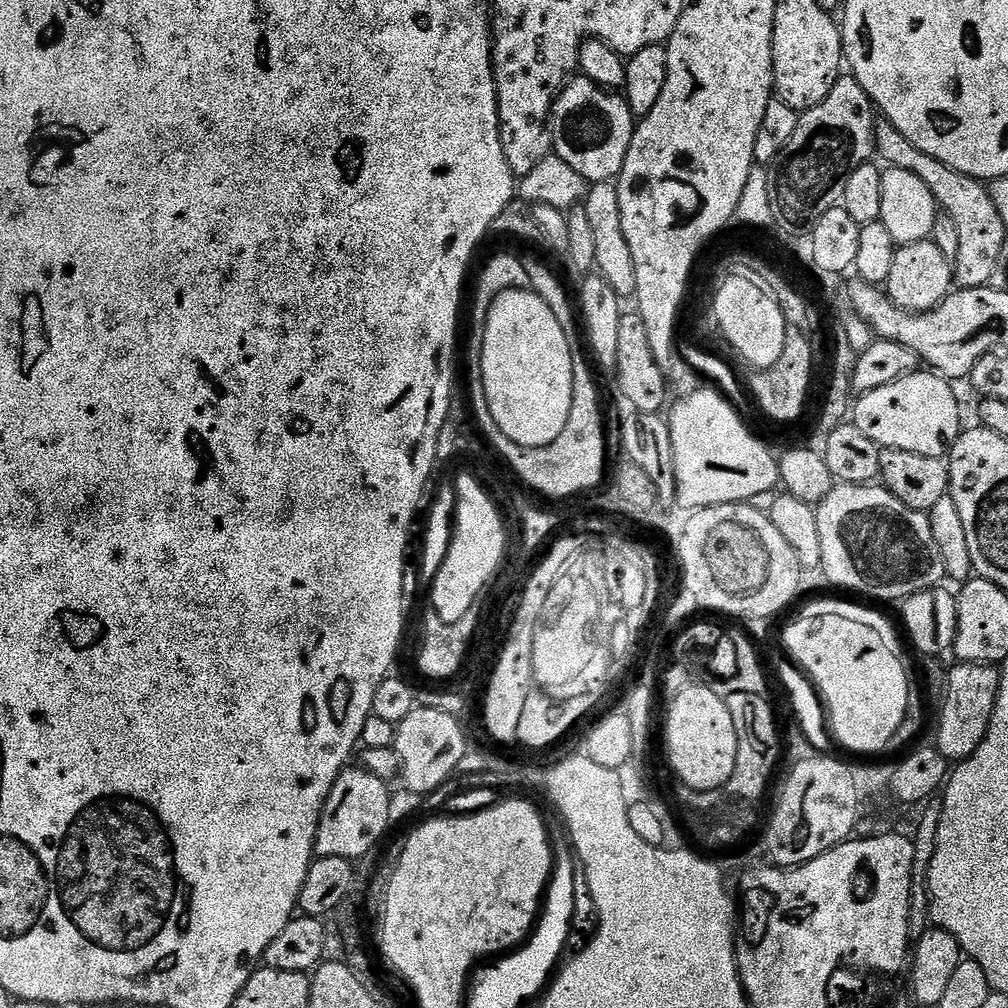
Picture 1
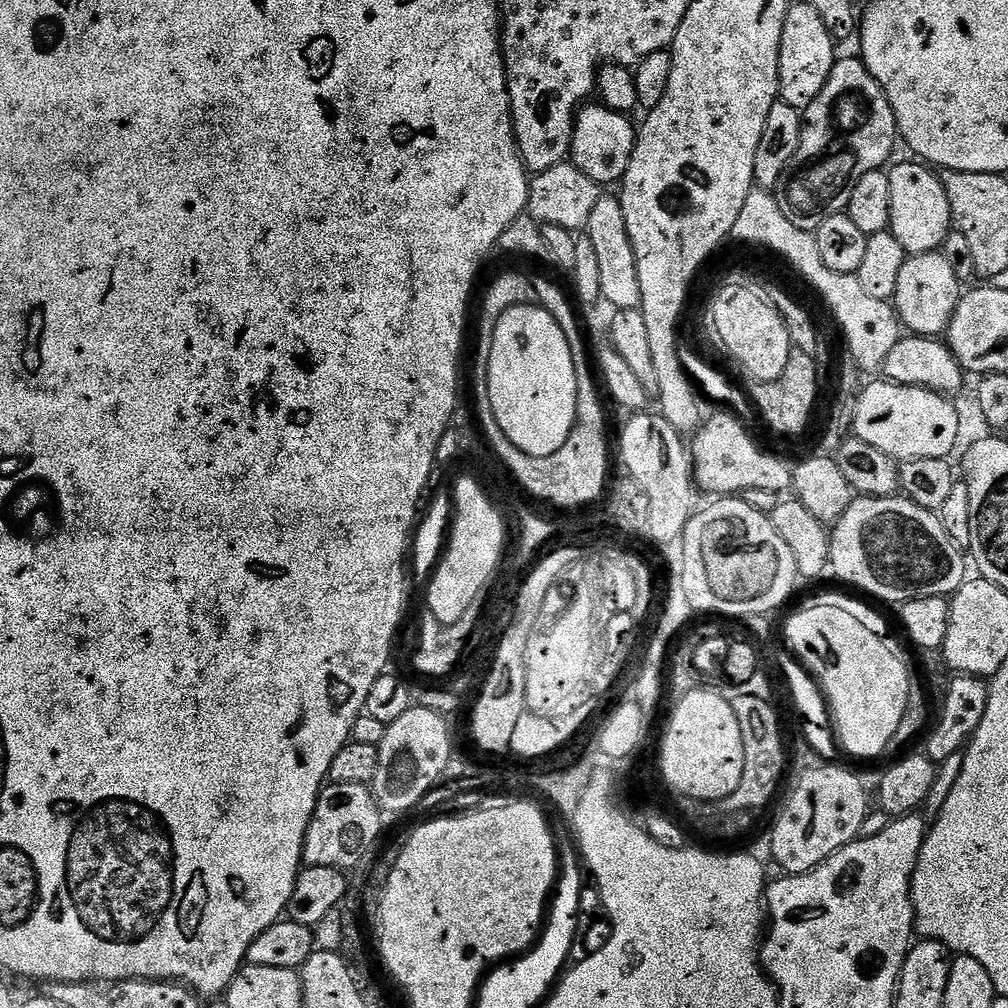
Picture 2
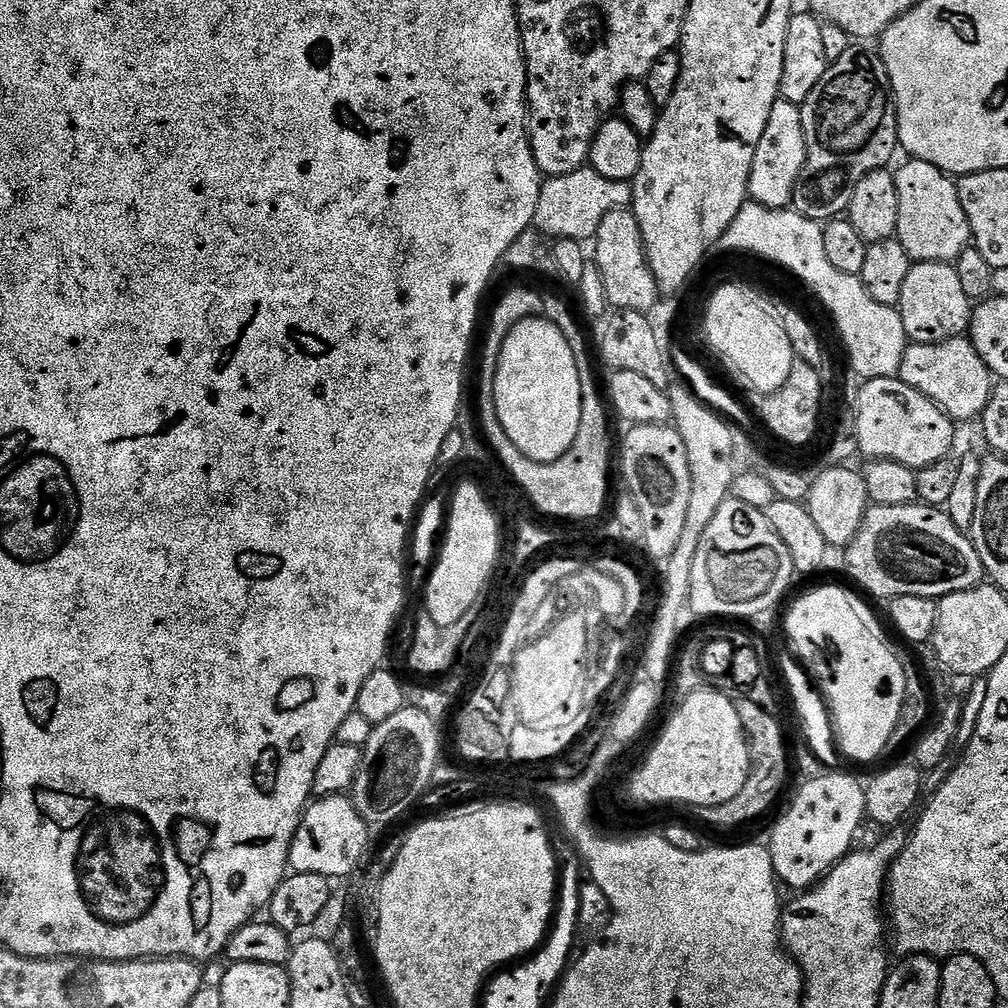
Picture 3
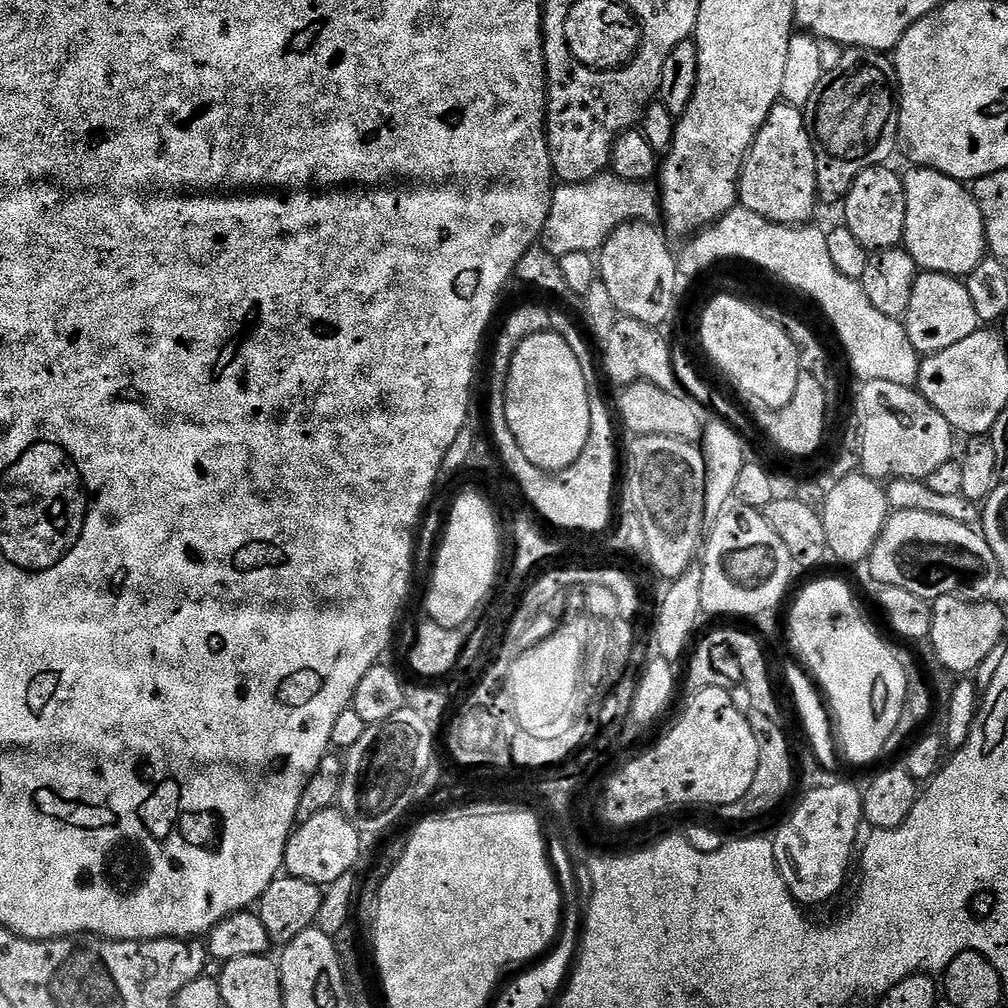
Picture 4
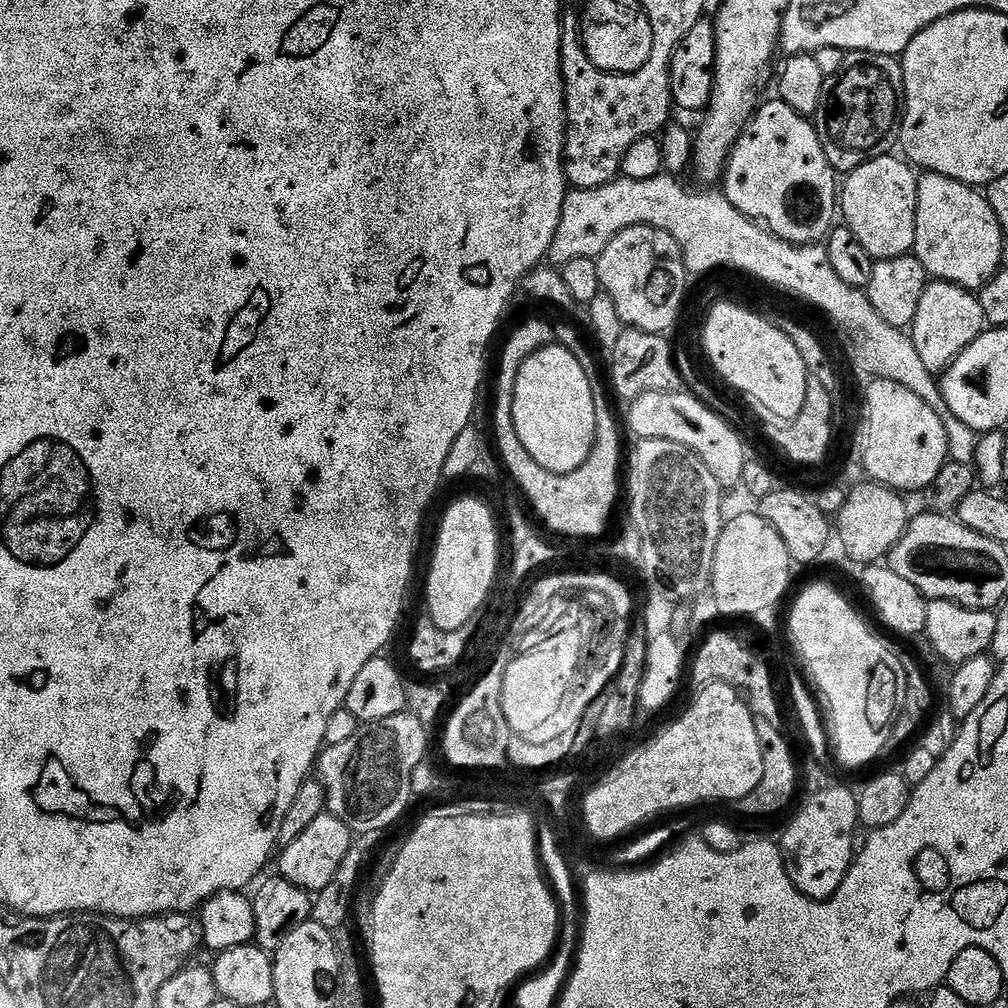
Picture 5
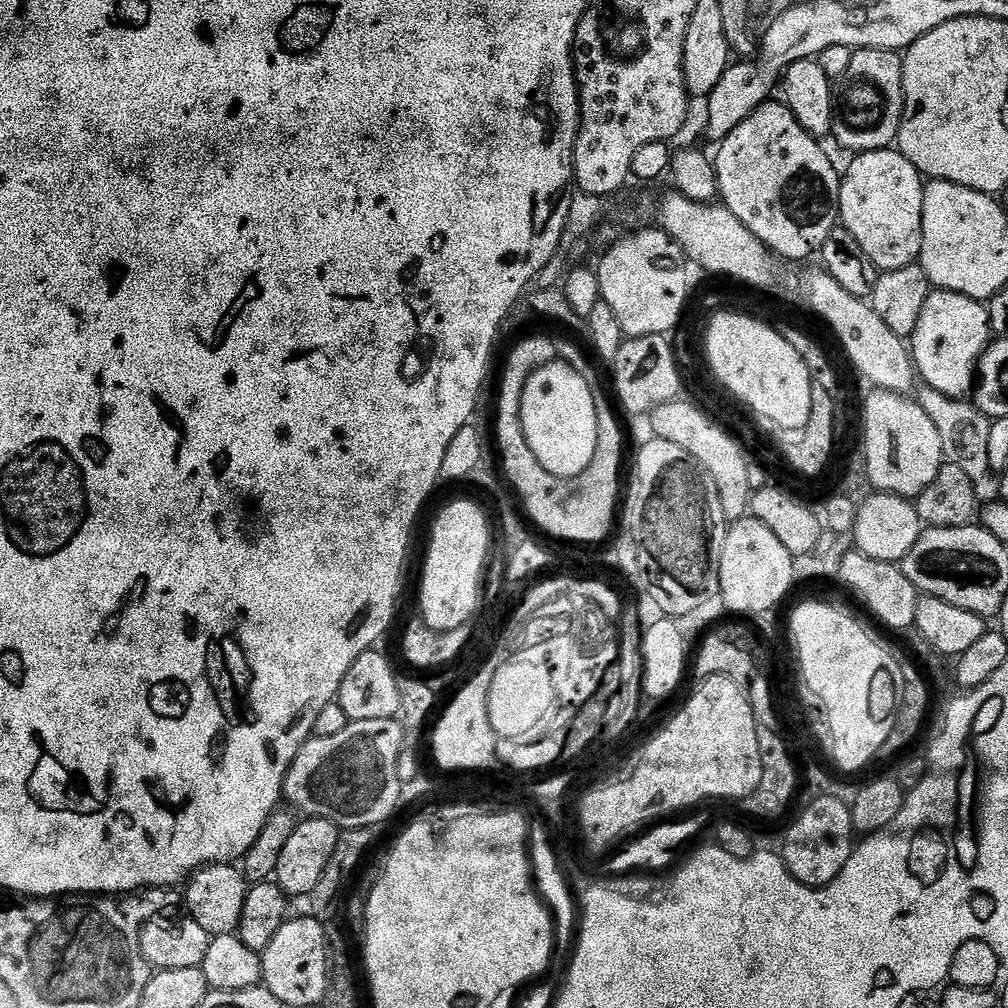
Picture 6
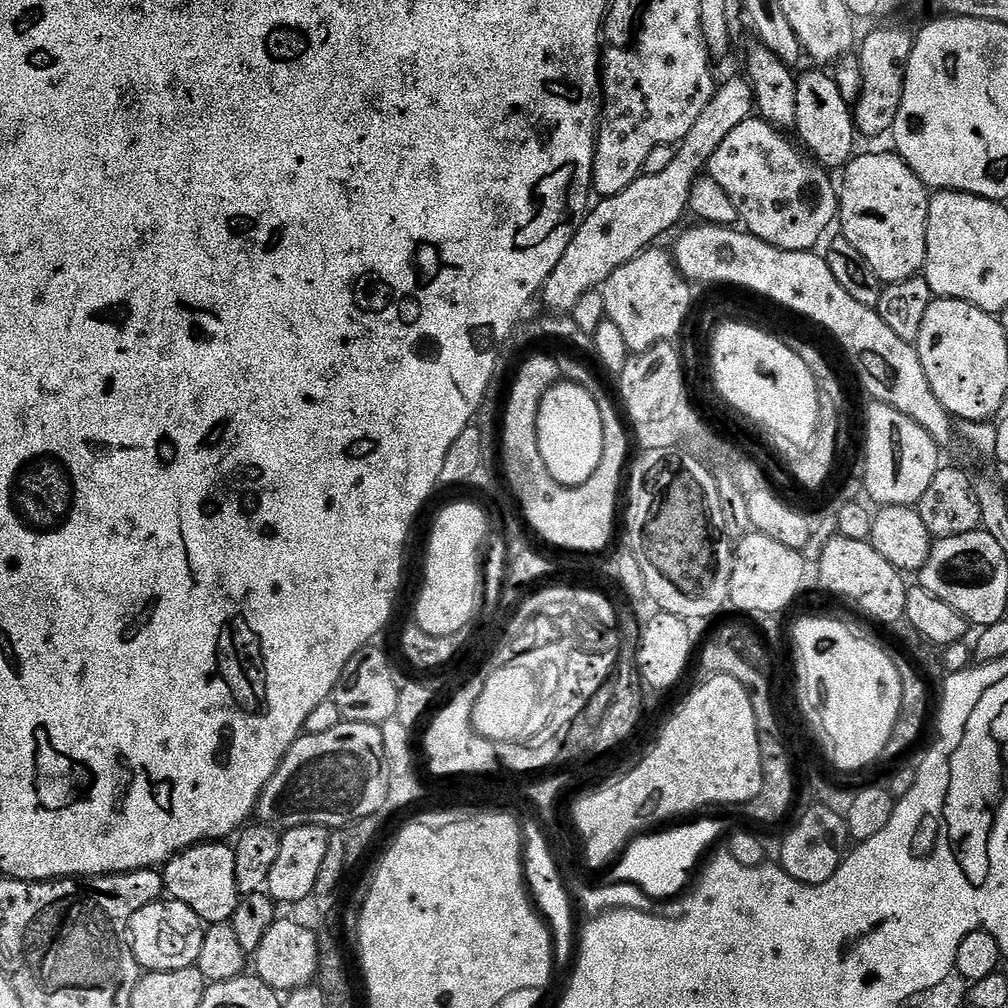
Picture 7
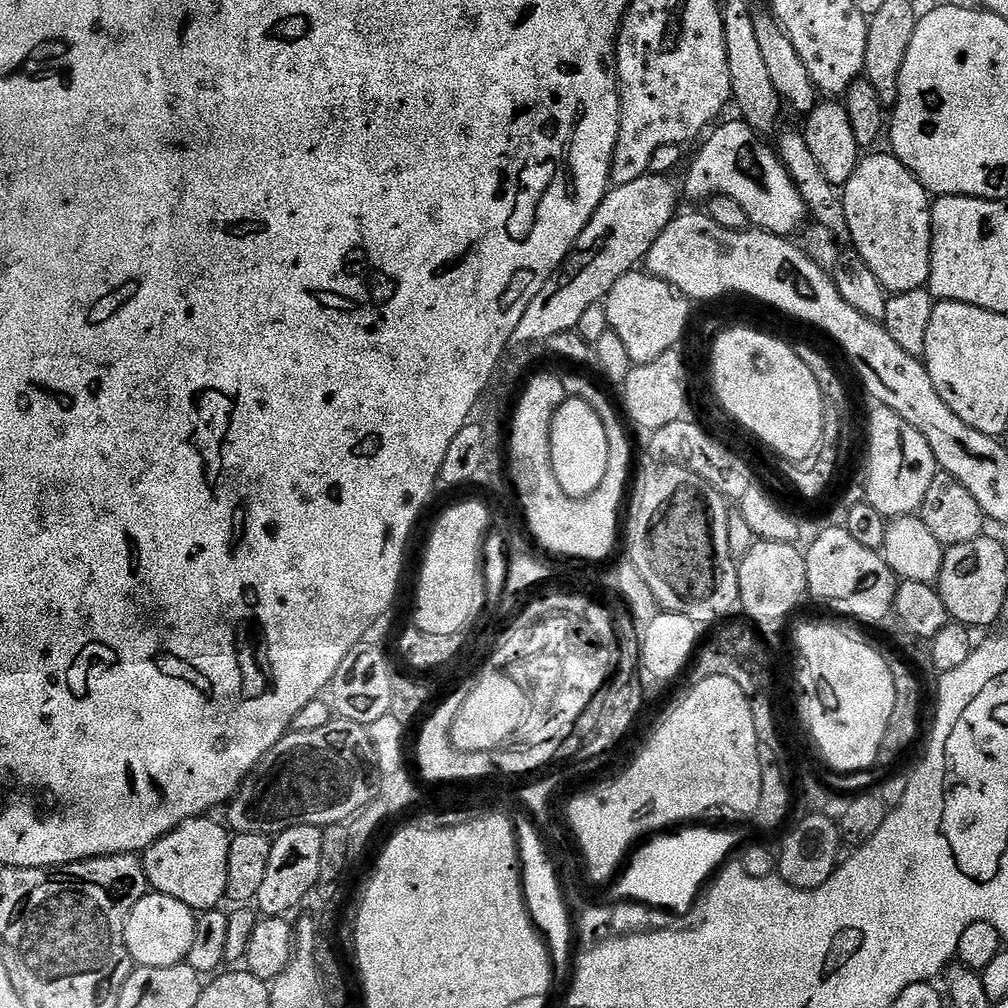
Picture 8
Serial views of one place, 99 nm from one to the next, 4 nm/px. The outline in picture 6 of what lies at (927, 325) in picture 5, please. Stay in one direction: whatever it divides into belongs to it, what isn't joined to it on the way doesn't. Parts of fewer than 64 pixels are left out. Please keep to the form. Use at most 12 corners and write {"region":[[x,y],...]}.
{"region":[[933,290],[910,338],[927,387],[962,400],[992,339],[988,310]]}

